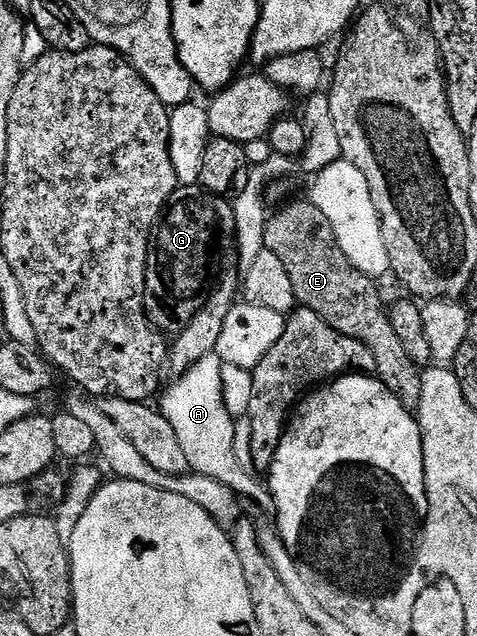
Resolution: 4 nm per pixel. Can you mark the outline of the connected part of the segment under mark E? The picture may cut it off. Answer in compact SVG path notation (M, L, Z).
M311 201L292 203L289 207L282 208L276 216L273 214L267 220L264 246L270 253L274 253L274 257L278 257L278 261L282 261L286 274L290 276L290 285L294 285L294 297L297 304L318 313L318 317L322 317L326 325L338 329L338 333L362 341L366 349L374 353L375 378L384 382L386 389L390 389L390 393L394 393L406 405L415 404L419 400L422 387L421 368L406 357L402 342L394 333L394 328L388 320L389 312L386 310L386 303L380 300L380 295L376 292L377 280L359 272L342 253L334 231L326 217L322 215L322 211Z

